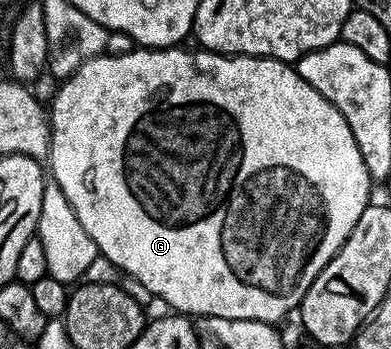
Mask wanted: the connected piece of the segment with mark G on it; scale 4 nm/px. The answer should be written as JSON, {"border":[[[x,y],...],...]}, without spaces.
{"border":[[[176,45],[136,49],[124,55],[104,53],[85,61],[81,69],[60,82],[59,92],[49,102],[50,178],[64,191],[81,226],[96,242],[98,254],[141,281],[156,300],[164,299],[172,312],[188,317],[208,315],[278,324],[278,319],[298,308],[317,273],[329,265],[349,233],[353,233],[353,225],[357,225],[361,213],[369,206],[373,181],[365,169],[365,161],[361,161],[361,149],[357,149],[357,141],[353,141],[345,117],[341,117],[336,107],[325,101],[305,77],[297,74],[292,64],[279,59],[263,59],[259,55],[221,55],[206,49],[195,49],[195,52],[183,49]]]}

